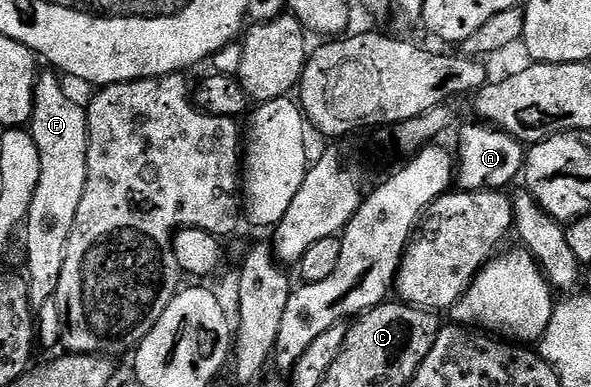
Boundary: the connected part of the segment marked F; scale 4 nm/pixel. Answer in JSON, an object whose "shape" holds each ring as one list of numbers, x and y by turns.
{"shape":[[52,70,37,79,30,121,34,146,38,146,40,173,28,211,28,241,24,248,28,251,28,298,36,306,55,297,66,254,66,242,78,214,78,202,82,200,88,173,88,113,83,103,80,105,68,97,59,79,63,80]]}

